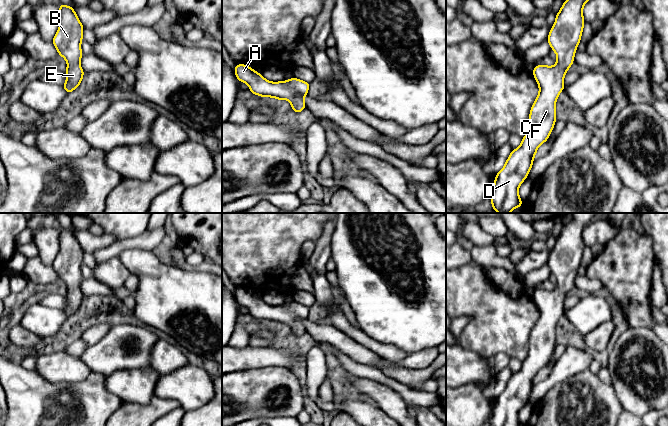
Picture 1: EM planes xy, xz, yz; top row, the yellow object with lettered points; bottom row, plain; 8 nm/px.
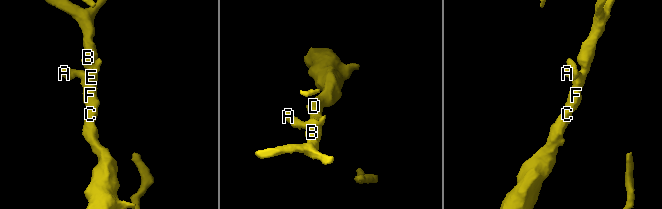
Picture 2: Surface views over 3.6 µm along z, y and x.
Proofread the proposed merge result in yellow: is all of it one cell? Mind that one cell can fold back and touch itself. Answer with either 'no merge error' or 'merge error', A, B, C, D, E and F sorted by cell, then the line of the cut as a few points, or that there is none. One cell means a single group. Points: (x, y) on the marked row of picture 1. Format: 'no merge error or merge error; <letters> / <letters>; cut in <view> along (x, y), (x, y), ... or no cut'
no merge error; A B C D E F; no cut

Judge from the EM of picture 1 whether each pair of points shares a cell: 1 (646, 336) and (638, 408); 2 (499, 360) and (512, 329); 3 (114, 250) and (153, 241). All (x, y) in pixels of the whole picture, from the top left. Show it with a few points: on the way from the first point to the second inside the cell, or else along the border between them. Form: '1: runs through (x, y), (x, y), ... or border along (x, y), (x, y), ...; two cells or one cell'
1: runs through (639, 354), (636, 365), (642, 390); one cell
2: border along (509, 357), (502, 352), (498, 352), (487, 358); two cells
3: runs through (124, 244), (143, 241); one cell

